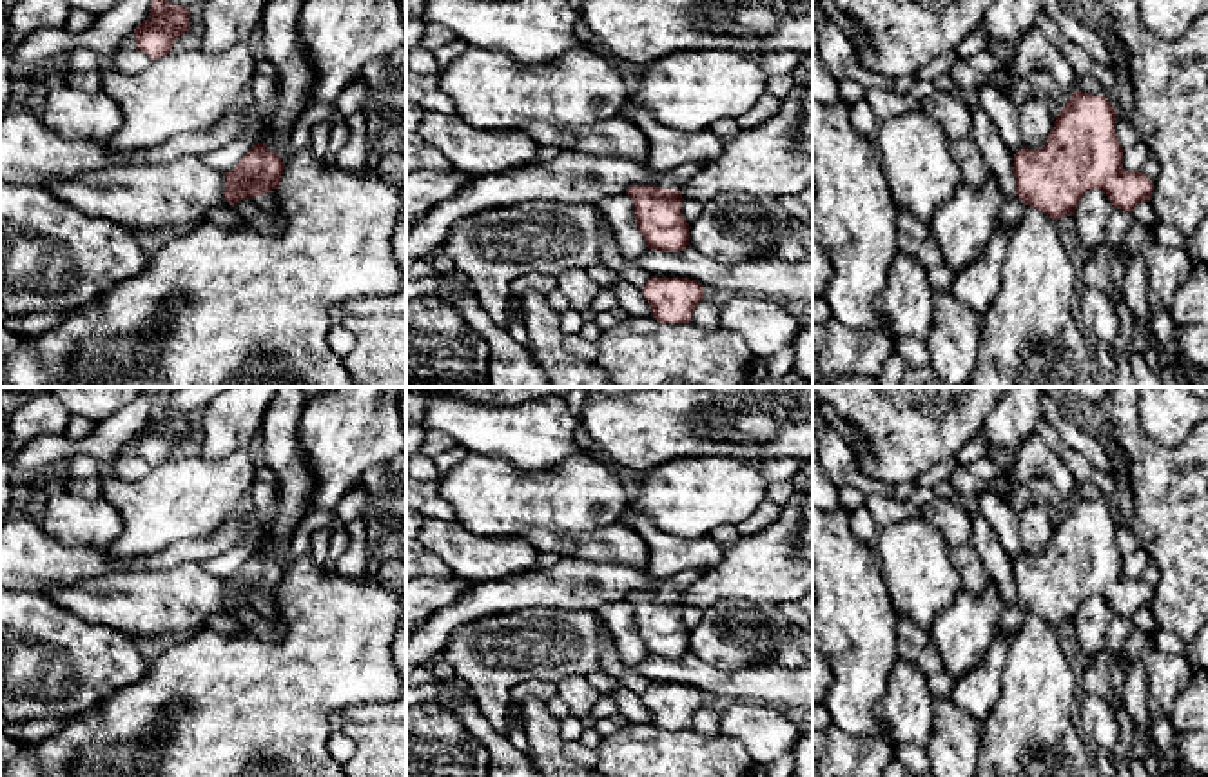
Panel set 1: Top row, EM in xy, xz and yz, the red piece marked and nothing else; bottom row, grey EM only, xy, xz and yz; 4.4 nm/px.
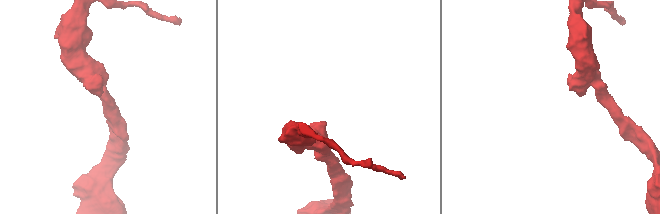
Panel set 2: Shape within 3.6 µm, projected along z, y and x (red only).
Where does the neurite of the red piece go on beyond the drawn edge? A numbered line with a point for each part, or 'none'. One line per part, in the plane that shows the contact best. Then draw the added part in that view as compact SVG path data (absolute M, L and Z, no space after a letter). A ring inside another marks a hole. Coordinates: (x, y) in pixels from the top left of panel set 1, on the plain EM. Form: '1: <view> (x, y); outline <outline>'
1: xy (260, 619); outline M272 595L263 603L241 606L234 614L243 630L256 634L265 643L278 643L283 628L276 619L276 605L278 595Z

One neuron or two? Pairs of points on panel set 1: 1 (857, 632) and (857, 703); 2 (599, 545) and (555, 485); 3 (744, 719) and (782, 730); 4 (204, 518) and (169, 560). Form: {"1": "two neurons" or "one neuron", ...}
{"1": "one neuron", "2": "two neurons", "3": "one neuron", "4": "two neurons"}

